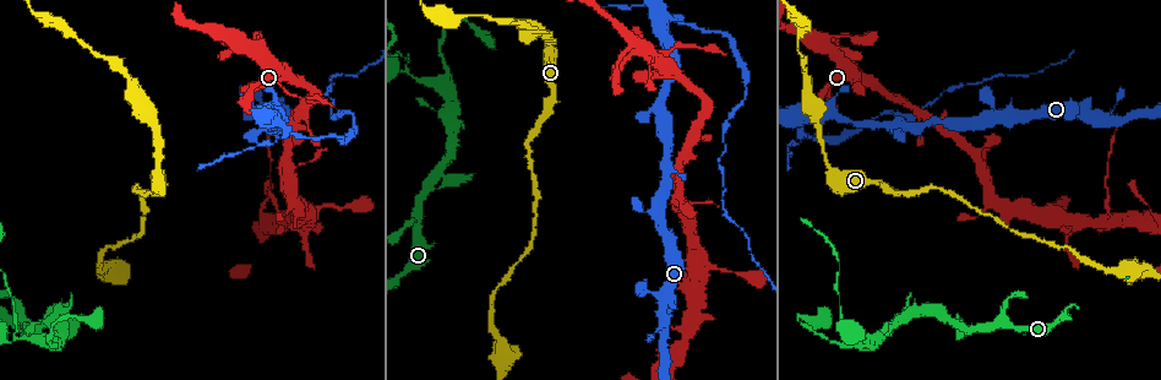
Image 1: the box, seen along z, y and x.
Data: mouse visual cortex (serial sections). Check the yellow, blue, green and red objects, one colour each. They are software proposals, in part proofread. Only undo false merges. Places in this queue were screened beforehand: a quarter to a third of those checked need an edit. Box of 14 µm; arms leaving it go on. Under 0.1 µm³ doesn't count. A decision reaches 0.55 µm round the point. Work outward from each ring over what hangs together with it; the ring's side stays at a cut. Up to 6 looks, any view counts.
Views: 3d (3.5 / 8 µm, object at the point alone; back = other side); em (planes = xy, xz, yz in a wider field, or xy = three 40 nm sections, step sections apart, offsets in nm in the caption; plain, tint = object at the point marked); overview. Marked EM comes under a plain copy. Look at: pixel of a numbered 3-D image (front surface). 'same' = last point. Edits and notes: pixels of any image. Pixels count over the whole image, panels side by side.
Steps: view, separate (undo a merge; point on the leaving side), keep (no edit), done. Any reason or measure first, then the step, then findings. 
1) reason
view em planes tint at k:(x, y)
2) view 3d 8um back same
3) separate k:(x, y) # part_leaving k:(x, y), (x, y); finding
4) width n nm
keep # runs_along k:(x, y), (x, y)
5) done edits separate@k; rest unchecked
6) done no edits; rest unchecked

view 3d 3.5um at 1:(411, 75)

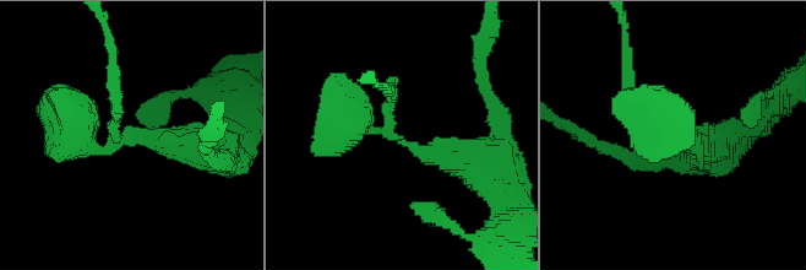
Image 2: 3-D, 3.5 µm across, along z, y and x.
arms 3; arm_widths 200, 350, 500 nm; now the EM
view em planes tint at 2:(122, 139)

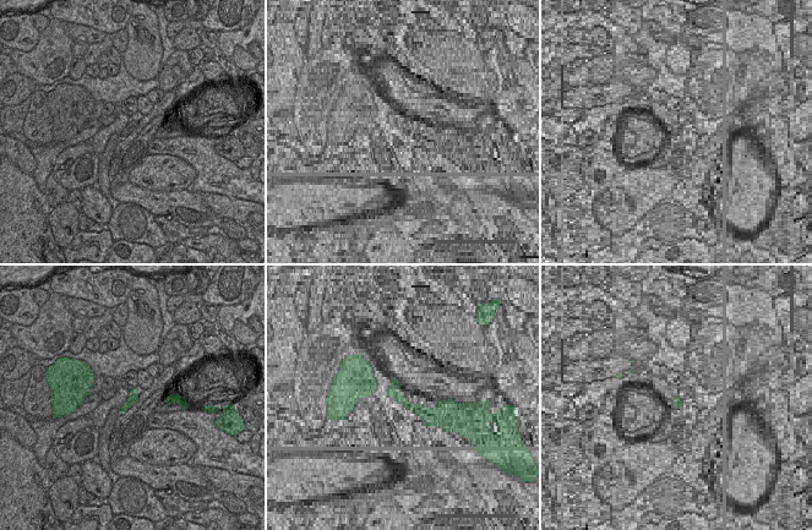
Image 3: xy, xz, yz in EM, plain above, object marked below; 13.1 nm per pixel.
separate 2:(390, 97) # two cells meet here

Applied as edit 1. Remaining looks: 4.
see it whole again
view overview

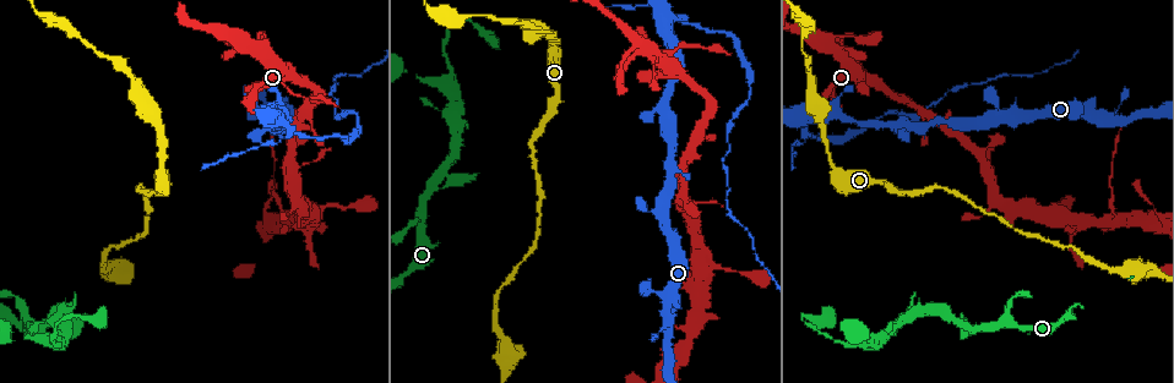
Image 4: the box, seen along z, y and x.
two arms in line, one across
view em planes tint at 4:(246, 43)

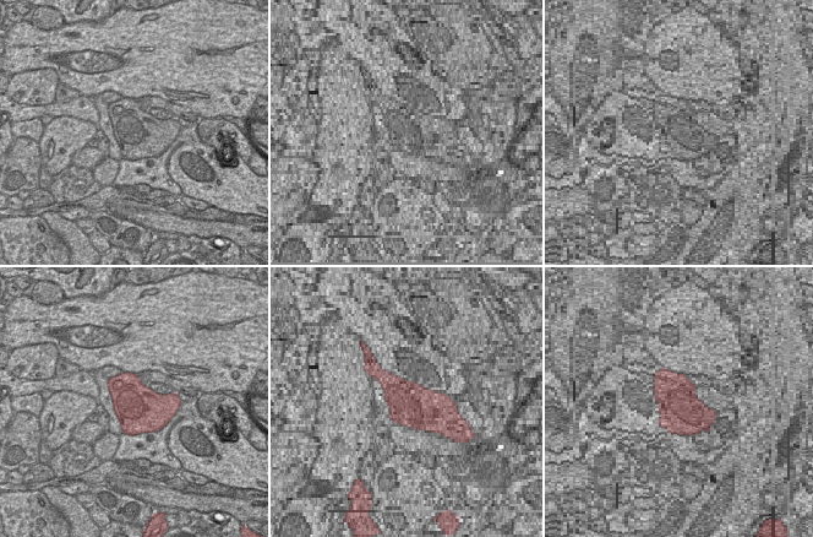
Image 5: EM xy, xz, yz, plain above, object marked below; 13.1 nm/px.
view 3d 3.5um same

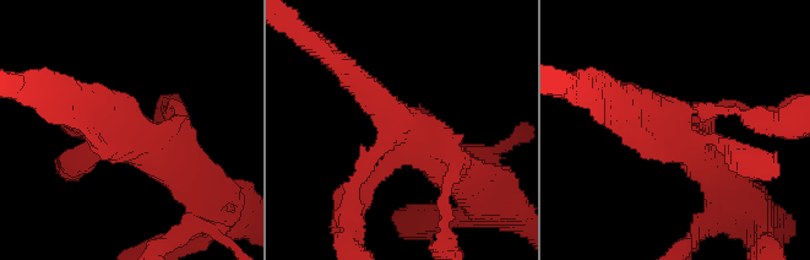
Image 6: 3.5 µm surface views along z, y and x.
keep # runs_along 6:(458, 173), (393, 120), (344, 72); one cell here

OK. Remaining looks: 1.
done edits separate@2; rest unchecked

